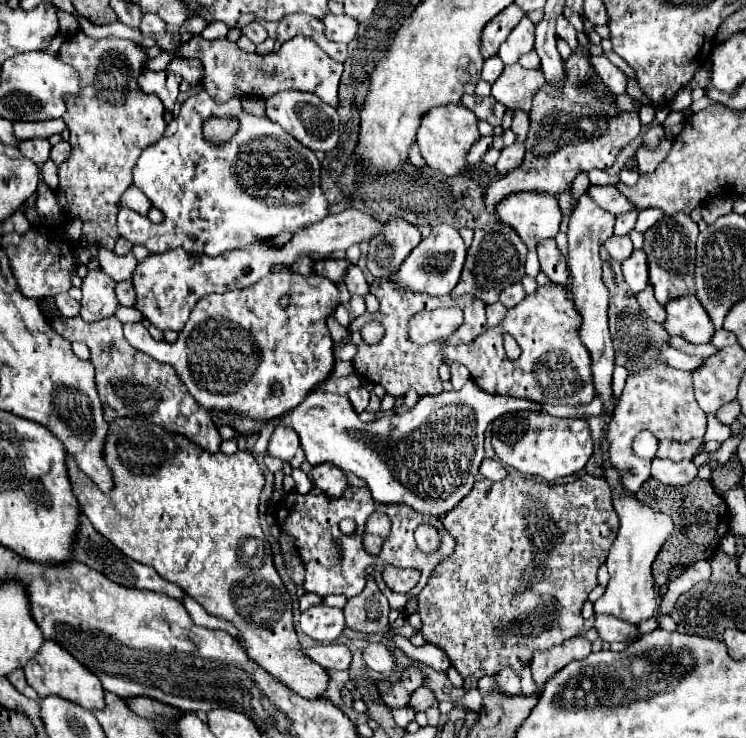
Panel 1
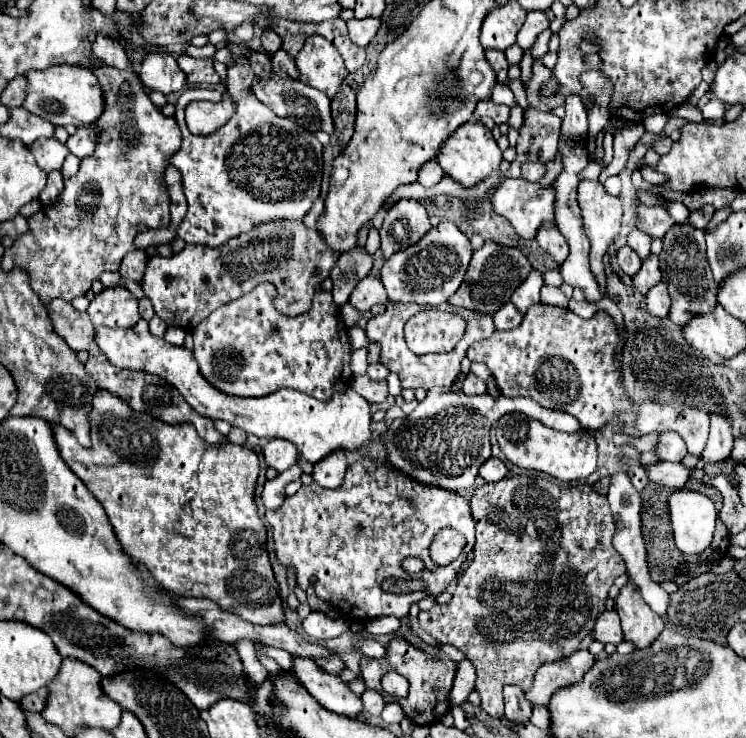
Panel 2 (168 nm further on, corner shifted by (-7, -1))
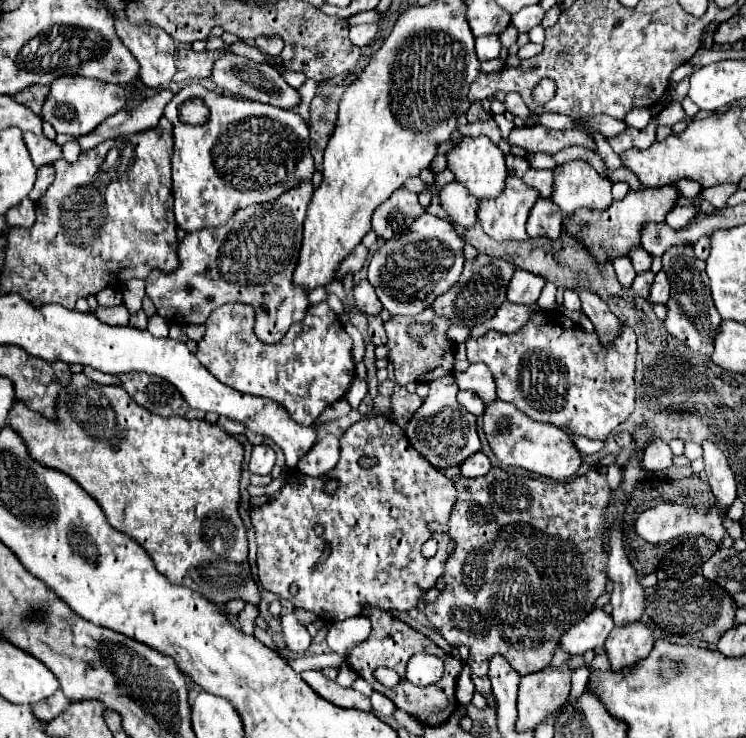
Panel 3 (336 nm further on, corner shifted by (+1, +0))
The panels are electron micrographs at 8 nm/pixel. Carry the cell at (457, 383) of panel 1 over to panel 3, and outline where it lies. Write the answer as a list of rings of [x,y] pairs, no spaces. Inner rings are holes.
[[[460,391],[460,393],[458,393],[458,401],[460,401],[470,413],[474,413],[474,415],[482,415],[482,413],[484,413],[484,405],[482,405],[480,397],[478,397],[476,393],[472,393],[472,391]]]

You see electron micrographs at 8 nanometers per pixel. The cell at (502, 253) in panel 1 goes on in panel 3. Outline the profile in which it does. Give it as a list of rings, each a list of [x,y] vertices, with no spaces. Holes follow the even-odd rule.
[[[478,255],[472,263],[470,261],[464,263],[460,279],[452,285],[452,289],[442,293],[432,303],[432,309],[436,315],[448,315],[448,319],[452,319],[454,325],[466,325],[466,327],[480,325],[486,319],[490,319],[496,313],[496,309],[506,301],[506,289],[514,271],[516,267],[510,261],[490,255]]]

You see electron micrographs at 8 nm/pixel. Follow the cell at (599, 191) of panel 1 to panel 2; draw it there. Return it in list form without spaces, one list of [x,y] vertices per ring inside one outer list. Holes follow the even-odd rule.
[[[638,204],[636,226],[638,226],[638,230],[646,232],[650,238],[662,240],[664,232],[668,232],[672,226],[676,226],[676,222],[672,220],[672,216],[668,216],[668,210],[664,210],[664,208]]]

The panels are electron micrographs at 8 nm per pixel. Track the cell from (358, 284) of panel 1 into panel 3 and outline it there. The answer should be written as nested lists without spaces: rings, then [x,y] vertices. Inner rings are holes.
[[[362,279],[356,287],[354,287],[354,299],[356,299],[356,305],[362,313],[370,313],[370,315],[378,315],[380,309],[382,309],[382,303],[378,301],[376,293],[374,293],[374,287]]]

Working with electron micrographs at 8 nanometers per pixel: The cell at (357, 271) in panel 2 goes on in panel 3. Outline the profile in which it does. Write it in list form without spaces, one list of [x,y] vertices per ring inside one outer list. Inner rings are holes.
[[[360,243],[360,245],[338,265],[338,269],[336,269],[336,281],[342,281],[348,273],[356,275],[356,273],[364,267],[366,259],[368,259],[368,249]]]

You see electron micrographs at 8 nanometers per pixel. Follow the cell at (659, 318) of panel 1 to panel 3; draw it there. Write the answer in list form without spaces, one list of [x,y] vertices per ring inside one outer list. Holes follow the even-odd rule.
[[[660,271],[660,273],[656,273],[656,279],[652,283],[652,289],[650,289],[650,295],[648,295],[648,303],[650,305],[666,303],[668,301],[668,293],[670,293],[668,277],[664,275],[664,271]]]

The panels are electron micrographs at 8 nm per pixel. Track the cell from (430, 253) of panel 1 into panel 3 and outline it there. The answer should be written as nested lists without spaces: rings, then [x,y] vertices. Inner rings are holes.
[[[424,213],[410,231],[398,239],[386,241],[370,259],[368,281],[386,311],[392,315],[418,315],[434,303],[434,299],[448,291],[460,277],[464,265],[464,241],[448,219]]]

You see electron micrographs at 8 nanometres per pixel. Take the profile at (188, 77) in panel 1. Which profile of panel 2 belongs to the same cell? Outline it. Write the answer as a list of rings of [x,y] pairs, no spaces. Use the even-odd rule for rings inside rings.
[[[180,54],[178,66],[186,74],[188,86],[202,84],[202,82],[206,82],[206,84],[218,84],[220,82],[220,76],[214,70],[212,58],[192,58],[188,54]]]

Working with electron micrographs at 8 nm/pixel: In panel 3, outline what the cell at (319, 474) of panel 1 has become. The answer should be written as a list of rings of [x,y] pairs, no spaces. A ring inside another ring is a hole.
[[[326,435],[300,459],[298,469],[308,477],[326,475],[338,463],[338,437]]]

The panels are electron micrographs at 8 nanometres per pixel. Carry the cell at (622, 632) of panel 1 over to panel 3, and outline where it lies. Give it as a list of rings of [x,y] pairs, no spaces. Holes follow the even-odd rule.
[[[596,607],[586,619],[576,623],[576,627],[570,627],[562,635],[560,647],[570,655],[582,655],[594,647],[600,647],[608,639],[612,627],[612,615]]]

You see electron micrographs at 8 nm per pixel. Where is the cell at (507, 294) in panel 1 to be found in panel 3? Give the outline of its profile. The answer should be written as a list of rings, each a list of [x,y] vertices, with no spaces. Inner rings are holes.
[[[516,269],[508,285],[508,301],[516,305],[534,305],[544,283],[546,279],[540,279],[540,275],[532,275],[530,271]]]

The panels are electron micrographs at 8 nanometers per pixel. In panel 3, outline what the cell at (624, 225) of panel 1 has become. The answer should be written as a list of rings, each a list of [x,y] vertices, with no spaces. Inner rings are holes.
[[[636,247],[636,249],[632,249],[632,251],[630,251],[630,261],[632,261],[632,265],[634,265],[636,273],[640,273],[640,271],[646,271],[646,269],[650,267],[652,257],[650,257],[650,253],[648,253],[646,249]]]

